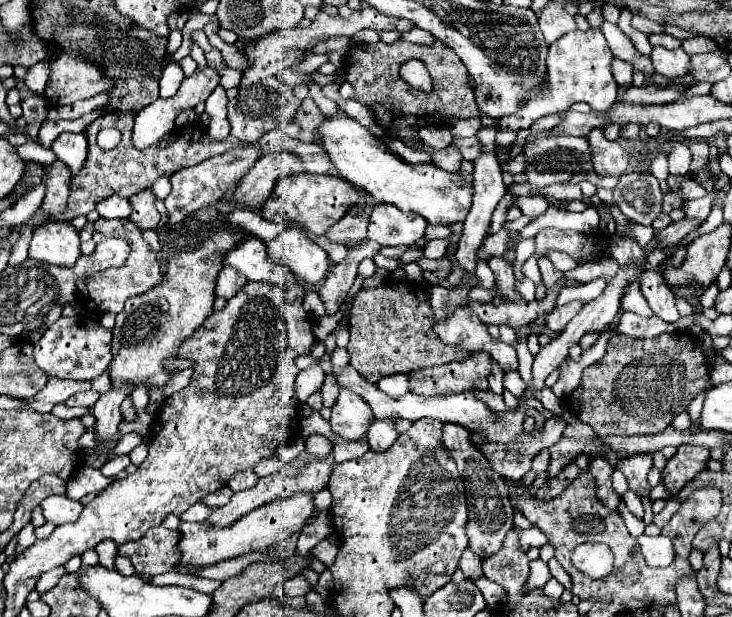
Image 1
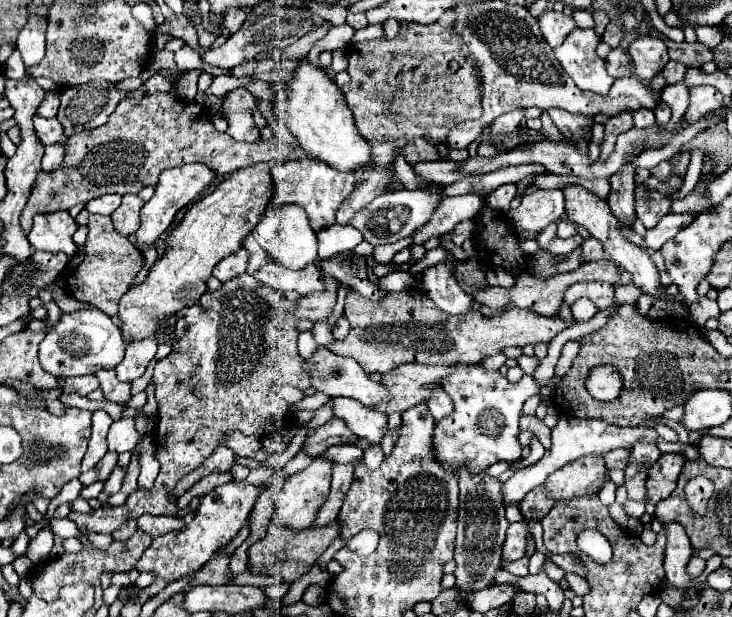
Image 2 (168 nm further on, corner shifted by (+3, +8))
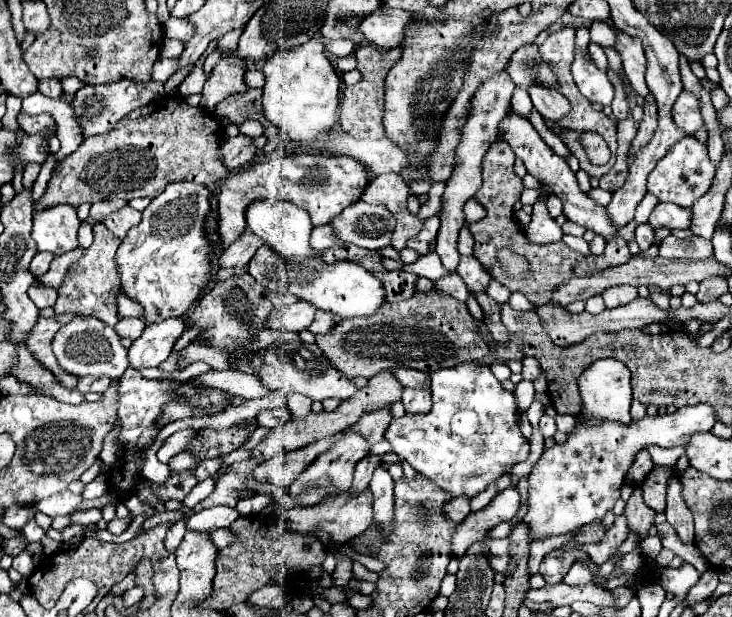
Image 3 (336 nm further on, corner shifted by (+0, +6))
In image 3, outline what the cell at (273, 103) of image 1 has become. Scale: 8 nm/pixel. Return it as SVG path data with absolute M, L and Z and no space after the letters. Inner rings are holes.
M238 134L236 138L224 138L222 142L222 156L224 156L228 170L236 170L244 166L246 162L250 162L254 152L256 152L256 146L254 146L252 136Z

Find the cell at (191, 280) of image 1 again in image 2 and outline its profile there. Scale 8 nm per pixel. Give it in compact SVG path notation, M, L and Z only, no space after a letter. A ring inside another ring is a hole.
M259 162L231 172L211 194L199 200L185 214L183 222L169 234L167 252L153 264L147 280L125 292L119 300L121 332L127 342L157 334L159 328L165 326L167 316L197 304L197 300L207 292L205 282L211 276L213 266L221 262L221 258L239 250L243 238L261 220L273 194L269 170L277 164L279 162Z

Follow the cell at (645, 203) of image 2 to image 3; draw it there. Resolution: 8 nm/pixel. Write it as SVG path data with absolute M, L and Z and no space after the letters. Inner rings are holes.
M656 204L656 208L652 210L648 224L652 226L652 230L660 230L660 228L688 228L688 218L690 218L690 208L680 208L676 204Z

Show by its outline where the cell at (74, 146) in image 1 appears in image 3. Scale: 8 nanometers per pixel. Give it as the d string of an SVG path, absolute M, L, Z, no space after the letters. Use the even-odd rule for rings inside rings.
M18 114L18 124L24 128L28 134L44 134L44 140L48 148L56 154L60 150L60 140L56 136L56 122L50 114L38 114L38 116L28 116L28 114Z

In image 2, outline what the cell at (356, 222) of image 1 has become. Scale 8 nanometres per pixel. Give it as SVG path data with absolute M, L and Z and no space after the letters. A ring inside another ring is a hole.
M447 10L433 24L399 22L401 30L393 40L381 38L351 44L347 54L347 74L351 76L351 82L341 90L353 112L357 132L369 140L375 152L373 164L376 166L356 177L361 188L355 188L343 200L335 216L337 224L349 224L353 212L373 200L370 183L380 190L383 188L383 193L386 191L389 177L385 170L393 168L399 150L409 164L419 160L439 160L439 150L431 148L437 148L437 144L449 146L449 128L481 116L481 80L477 68L473 68L473 60L469 60L469 48L457 40L451 24L453 12ZM409 42L419 42L419 50L411 48Z

